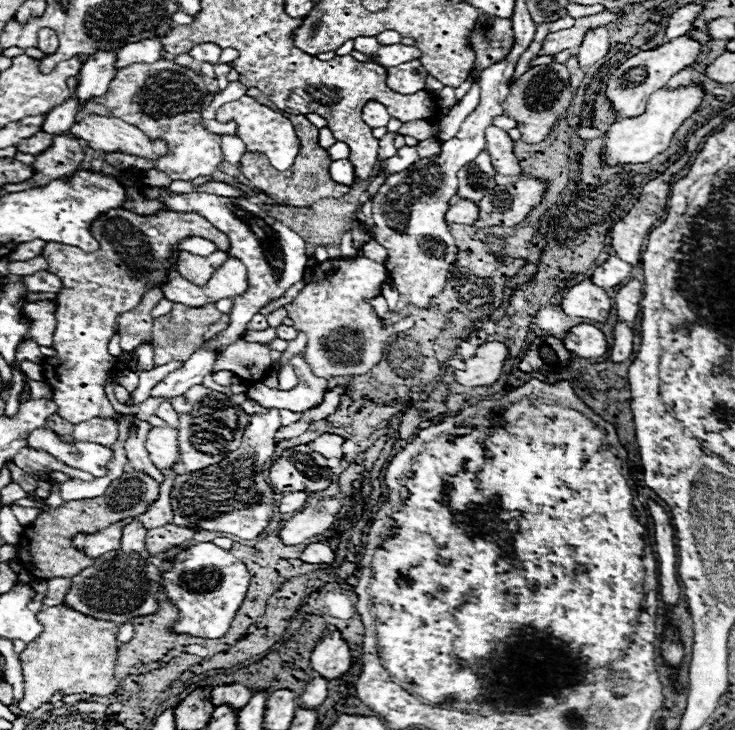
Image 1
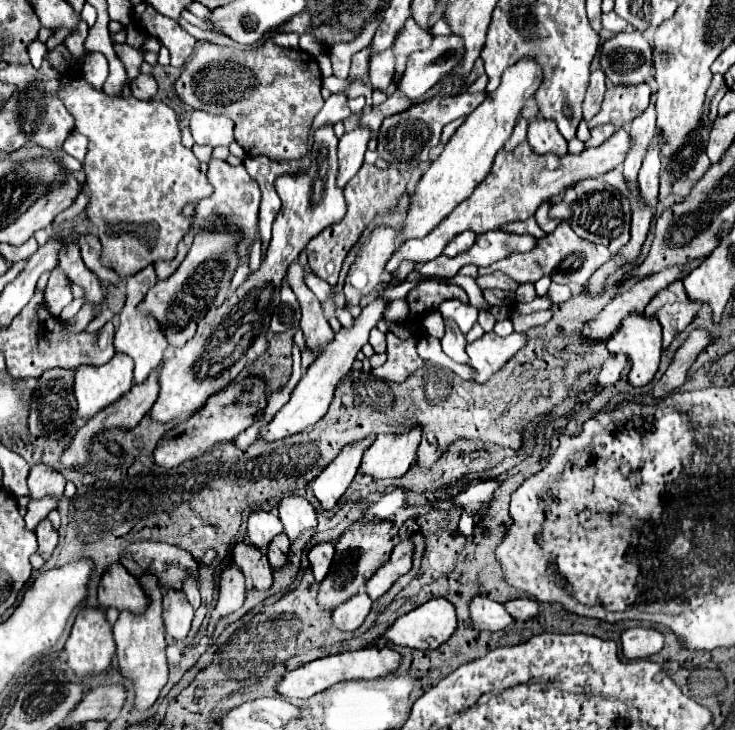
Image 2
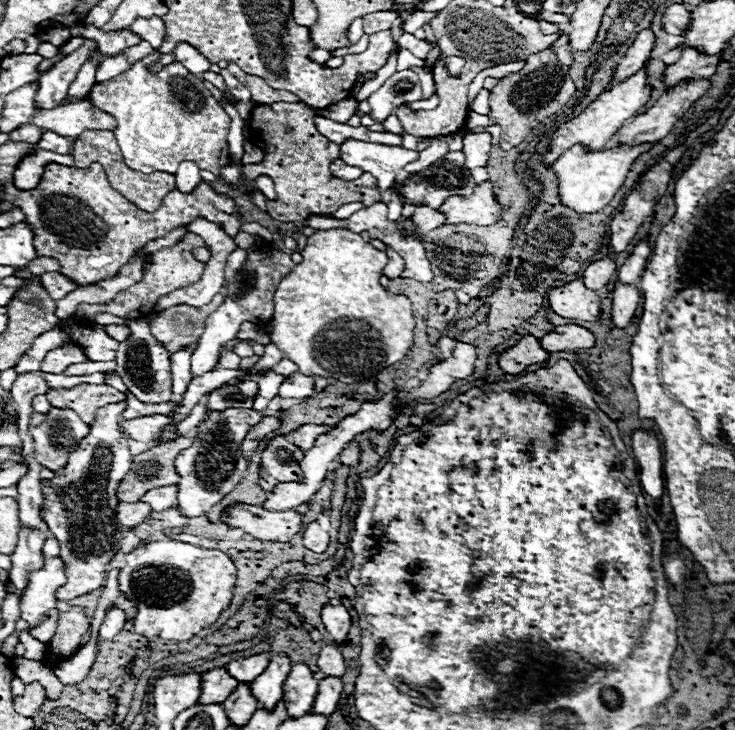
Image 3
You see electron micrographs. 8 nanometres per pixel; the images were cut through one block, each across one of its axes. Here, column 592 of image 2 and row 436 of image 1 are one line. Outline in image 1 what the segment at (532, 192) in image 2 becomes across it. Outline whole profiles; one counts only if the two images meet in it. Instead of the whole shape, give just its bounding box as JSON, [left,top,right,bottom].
[146,426,180,468]

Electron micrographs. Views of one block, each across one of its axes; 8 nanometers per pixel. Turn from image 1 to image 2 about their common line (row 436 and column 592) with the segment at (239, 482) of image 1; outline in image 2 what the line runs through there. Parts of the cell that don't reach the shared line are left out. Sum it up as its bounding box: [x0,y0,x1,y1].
[478,222,612,284]

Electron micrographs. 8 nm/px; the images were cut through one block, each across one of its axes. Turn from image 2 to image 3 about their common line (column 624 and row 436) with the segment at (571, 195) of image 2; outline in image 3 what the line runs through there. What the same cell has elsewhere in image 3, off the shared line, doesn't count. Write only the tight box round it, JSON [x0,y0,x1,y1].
[176,408,262,518]

